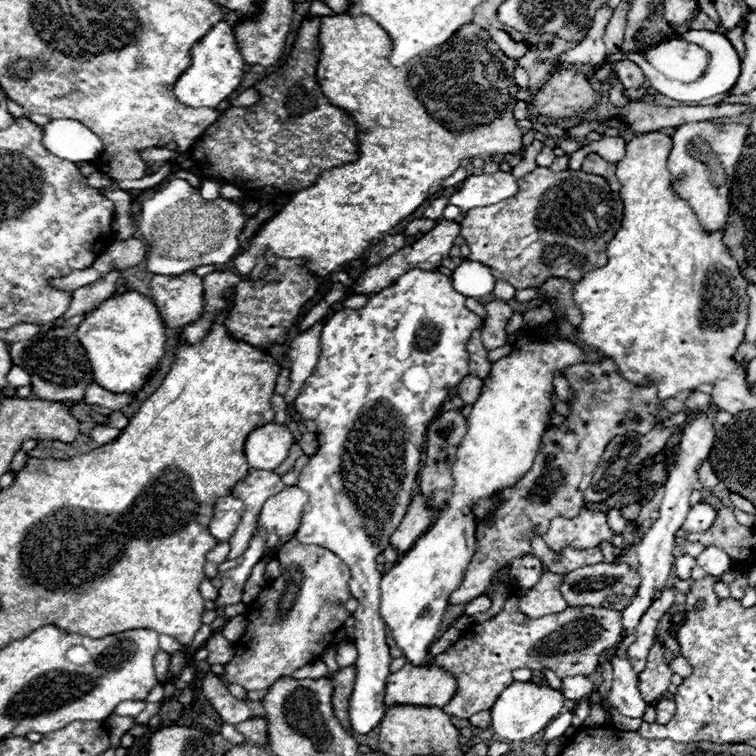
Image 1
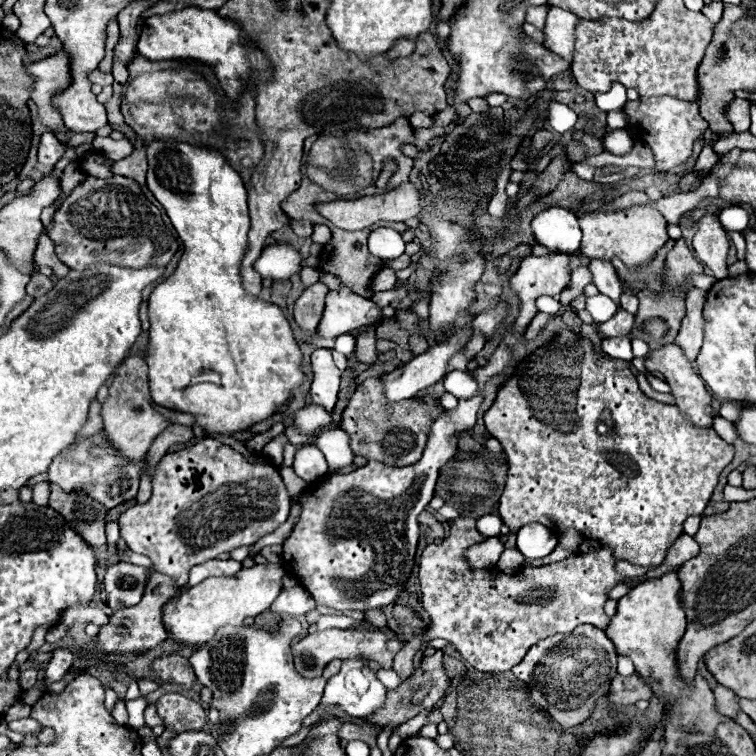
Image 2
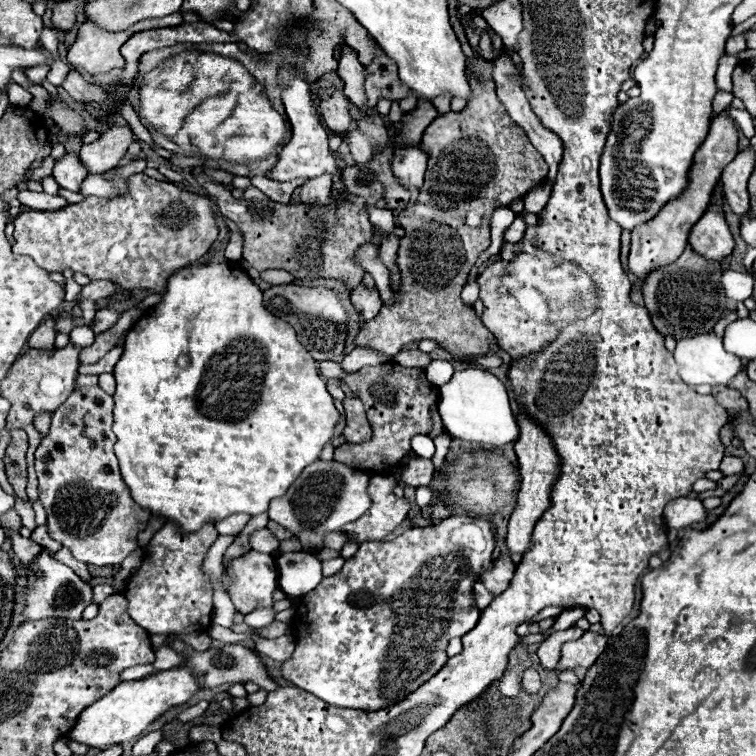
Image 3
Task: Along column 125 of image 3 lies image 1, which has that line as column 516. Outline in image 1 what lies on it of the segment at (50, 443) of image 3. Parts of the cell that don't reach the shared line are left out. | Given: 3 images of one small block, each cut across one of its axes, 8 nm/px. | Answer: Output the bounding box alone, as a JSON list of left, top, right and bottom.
[450,360,660,604]

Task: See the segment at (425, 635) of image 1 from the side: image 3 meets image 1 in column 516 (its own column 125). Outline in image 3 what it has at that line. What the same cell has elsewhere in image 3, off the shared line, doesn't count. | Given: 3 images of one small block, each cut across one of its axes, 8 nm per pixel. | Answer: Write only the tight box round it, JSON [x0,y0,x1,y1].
[114,262,340,532]

